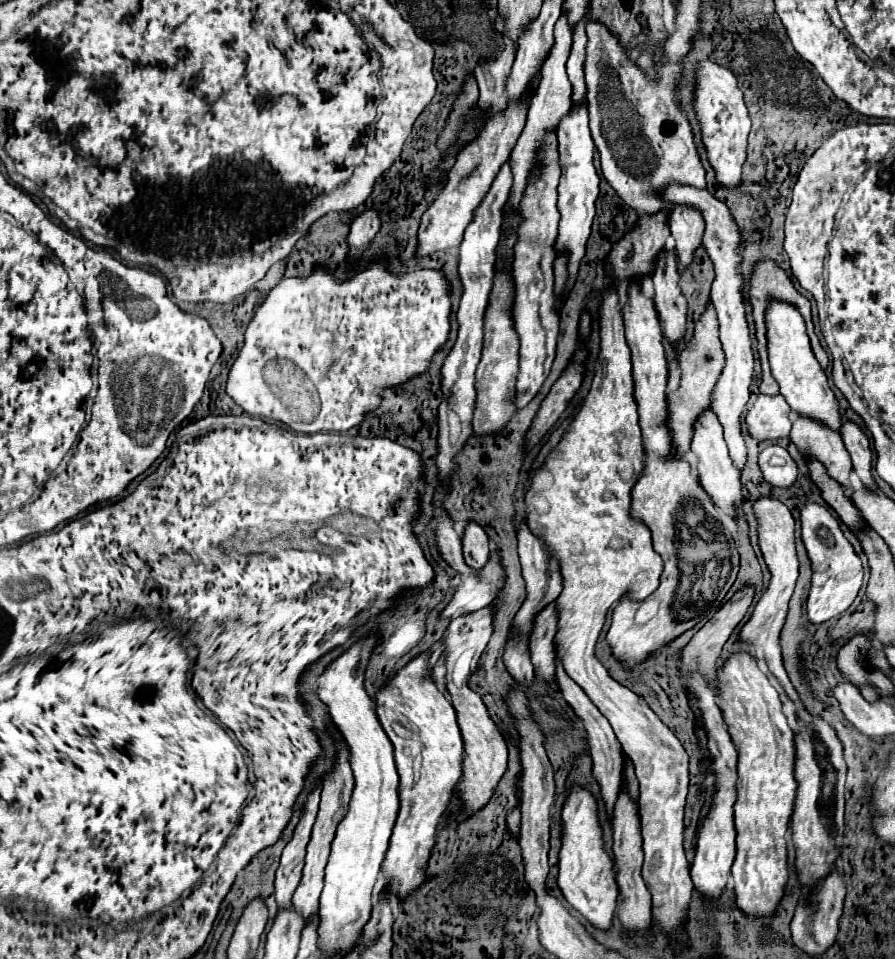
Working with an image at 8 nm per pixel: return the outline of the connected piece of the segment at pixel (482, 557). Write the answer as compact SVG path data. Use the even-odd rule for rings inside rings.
M470 522L464 530L462 536L462 546L464 546L464 558L466 564L472 564L474 570L480 570L488 562L488 534L476 524Z

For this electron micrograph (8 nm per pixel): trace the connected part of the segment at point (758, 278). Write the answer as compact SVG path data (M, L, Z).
M762 260L762 262L756 262L752 266L752 274L750 274L750 294L748 294L748 302L752 306L752 318L754 318L754 324L756 324L756 340L758 340L758 356L760 356L760 364L762 364L762 374L770 374L770 366L768 366L768 354L766 354L766 330L764 330L764 298L768 294L774 294L776 298L782 298L790 304L796 304L806 320L806 326L808 326L808 336L810 336L810 344L812 344L812 352L816 354L816 360L820 362L822 368L828 366L828 354L824 352L824 348L820 346L818 342L818 336L814 334L814 324L812 324L812 316L810 316L810 302L794 288L794 282L792 278L776 264L776 262L770 262L770 260Z

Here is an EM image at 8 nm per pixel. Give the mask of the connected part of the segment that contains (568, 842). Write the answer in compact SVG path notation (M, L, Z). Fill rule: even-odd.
M572 788L562 808L562 850L558 886L570 906L580 912L594 928L610 930L614 924L618 884L614 880L614 862L602 850L602 830L598 824L598 810L592 794L586 788Z

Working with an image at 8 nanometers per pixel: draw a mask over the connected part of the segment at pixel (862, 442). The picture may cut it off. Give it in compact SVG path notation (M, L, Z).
M844 420L840 426L840 434L844 440L846 450L852 456L852 464L856 474L860 476L862 484L866 488L874 488L874 480L870 474L870 460L872 460L872 452L870 452L870 442L866 438L866 434L862 432L862 428L850 420Z

